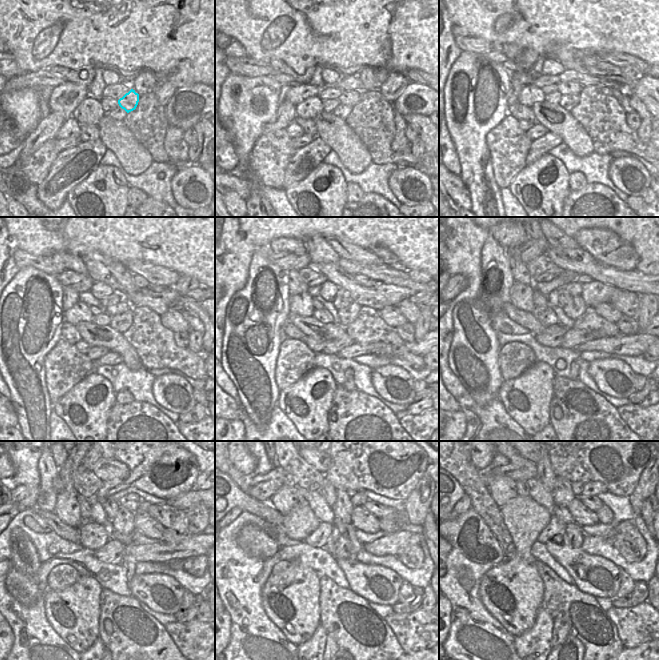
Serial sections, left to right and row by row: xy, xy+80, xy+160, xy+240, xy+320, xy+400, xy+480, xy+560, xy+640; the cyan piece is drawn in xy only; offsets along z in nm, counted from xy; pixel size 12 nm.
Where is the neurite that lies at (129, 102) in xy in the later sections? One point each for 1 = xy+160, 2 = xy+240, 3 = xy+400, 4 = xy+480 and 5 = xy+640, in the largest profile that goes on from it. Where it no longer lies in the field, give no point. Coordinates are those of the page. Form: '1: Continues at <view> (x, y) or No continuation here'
1: Continues at xy+160 (563, 87)
2: Continues at xy+240 (121, 307)
3: Continues at xy+400 (564, 298)
4: Continues at xy+480 (111, 507)
5: Continues at xy+640 (546, 476)

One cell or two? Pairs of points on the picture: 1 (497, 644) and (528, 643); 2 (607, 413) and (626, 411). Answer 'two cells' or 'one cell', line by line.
1: two cells
2: two cells

